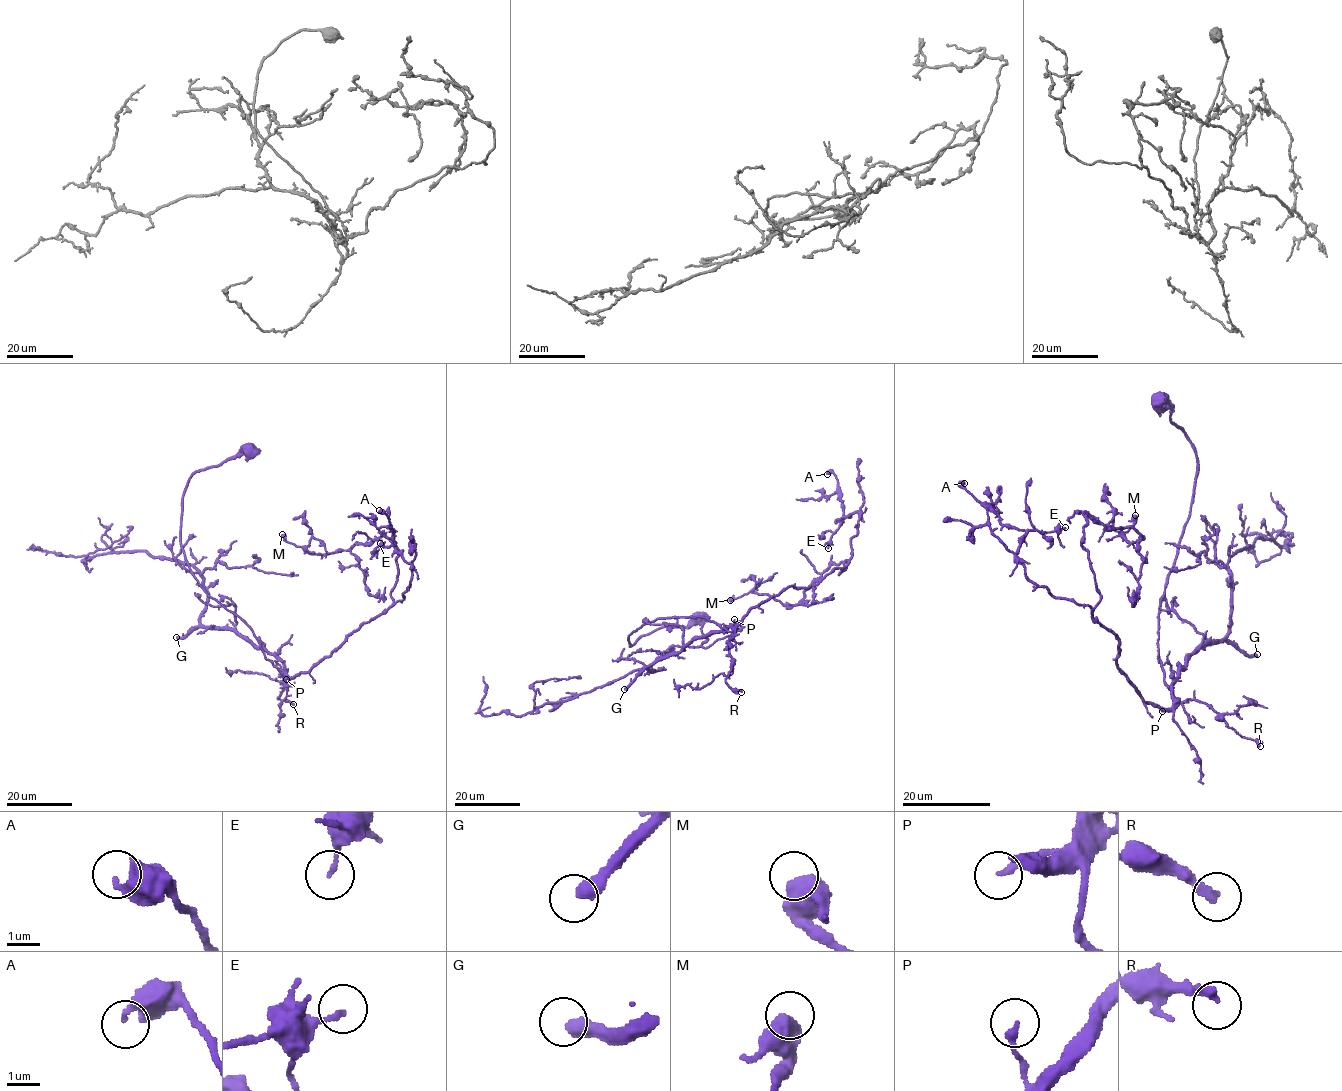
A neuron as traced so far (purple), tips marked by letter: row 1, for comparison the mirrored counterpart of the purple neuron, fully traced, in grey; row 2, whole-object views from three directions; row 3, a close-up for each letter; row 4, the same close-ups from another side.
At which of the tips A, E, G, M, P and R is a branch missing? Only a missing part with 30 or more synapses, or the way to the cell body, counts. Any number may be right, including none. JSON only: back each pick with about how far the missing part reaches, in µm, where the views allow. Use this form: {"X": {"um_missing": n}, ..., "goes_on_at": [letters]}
{"G": {"um_missing": 90}, "goes_on_at": ["G"]}

